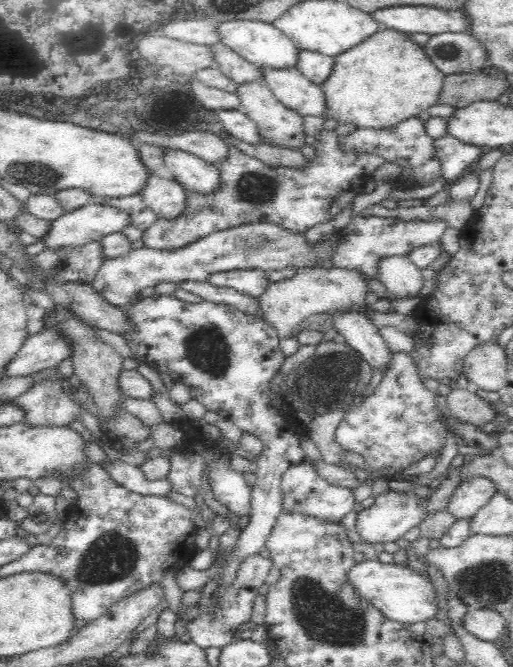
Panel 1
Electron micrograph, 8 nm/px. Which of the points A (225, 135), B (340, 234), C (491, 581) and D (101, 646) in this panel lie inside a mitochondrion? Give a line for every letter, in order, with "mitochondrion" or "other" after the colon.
A: other
B: other
C: mitochondrion
D: other

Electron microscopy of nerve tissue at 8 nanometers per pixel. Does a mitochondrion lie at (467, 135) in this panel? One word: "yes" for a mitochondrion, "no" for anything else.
no

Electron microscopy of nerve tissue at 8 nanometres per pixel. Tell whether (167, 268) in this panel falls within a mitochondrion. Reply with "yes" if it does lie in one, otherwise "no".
no

